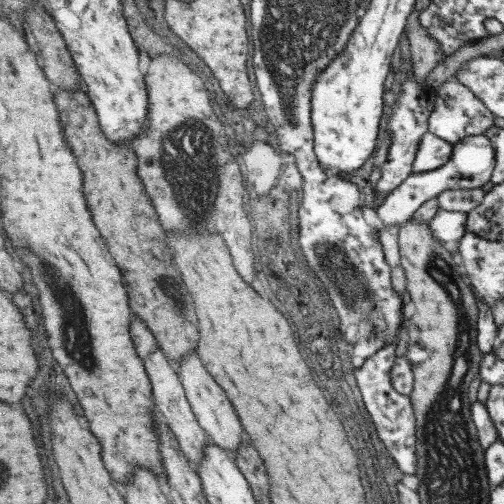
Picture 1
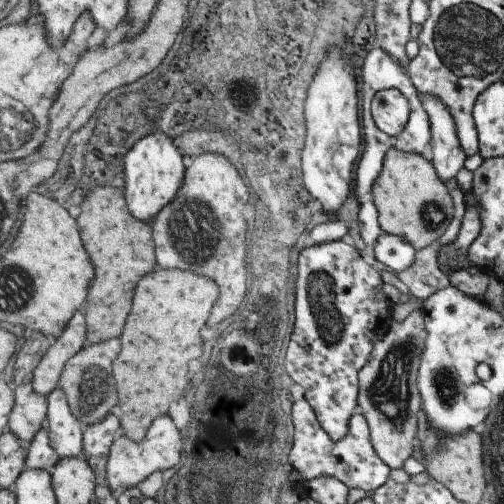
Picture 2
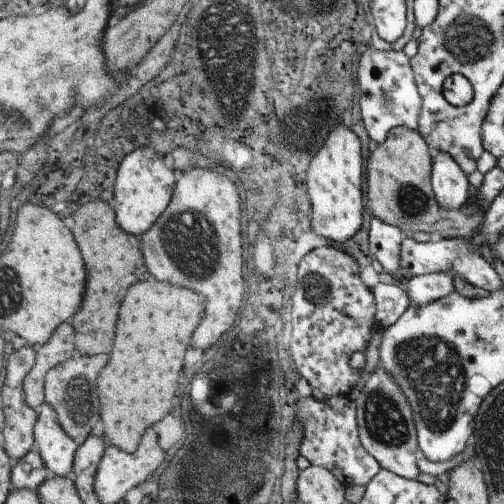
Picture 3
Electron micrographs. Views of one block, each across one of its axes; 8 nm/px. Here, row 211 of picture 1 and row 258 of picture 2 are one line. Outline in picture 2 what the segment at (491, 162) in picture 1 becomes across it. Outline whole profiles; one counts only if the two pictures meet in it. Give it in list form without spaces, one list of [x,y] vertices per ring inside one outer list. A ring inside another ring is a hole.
[[[383,234],[377,238],[377,244],[373,246],[375,260],[385,264],[393,272],[403,272],[415,262],[415,248],[411,246],[409,240],[401,236],[391,236]]]

